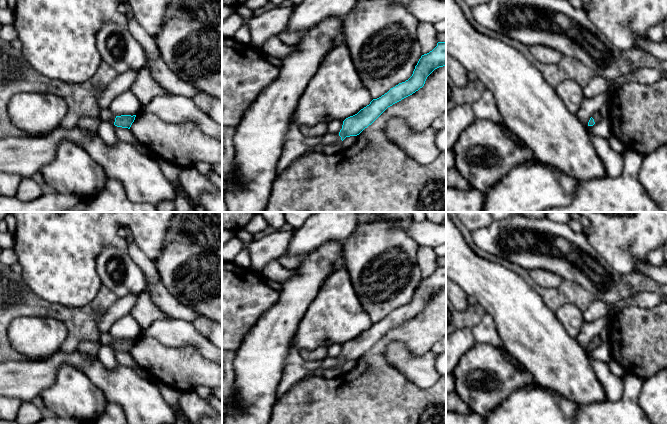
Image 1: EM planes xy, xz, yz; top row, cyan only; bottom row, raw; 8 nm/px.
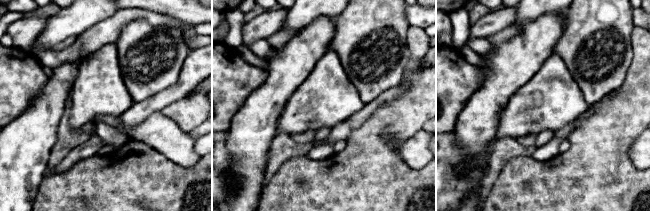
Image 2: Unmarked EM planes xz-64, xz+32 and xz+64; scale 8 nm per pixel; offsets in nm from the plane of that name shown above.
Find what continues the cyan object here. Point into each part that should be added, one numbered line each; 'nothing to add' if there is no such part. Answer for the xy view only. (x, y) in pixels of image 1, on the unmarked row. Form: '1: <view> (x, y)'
1: xy (105, 338)

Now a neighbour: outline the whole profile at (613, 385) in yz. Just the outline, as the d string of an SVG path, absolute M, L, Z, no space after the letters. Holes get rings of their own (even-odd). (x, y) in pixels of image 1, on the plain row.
M588 350L586 354L598 380L603 386L606 400L609 402L618 401L623 393L622 377L615 376L609 369L608 363L593 359L592 350Z

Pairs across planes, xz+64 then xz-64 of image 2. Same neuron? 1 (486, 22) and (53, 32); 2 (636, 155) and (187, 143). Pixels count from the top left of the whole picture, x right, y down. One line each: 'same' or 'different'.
1: different
2: same

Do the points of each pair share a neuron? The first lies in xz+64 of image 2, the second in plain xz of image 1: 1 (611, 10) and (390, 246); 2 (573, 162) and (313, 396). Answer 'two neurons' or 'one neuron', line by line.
1: one neuron
2: one neuron

